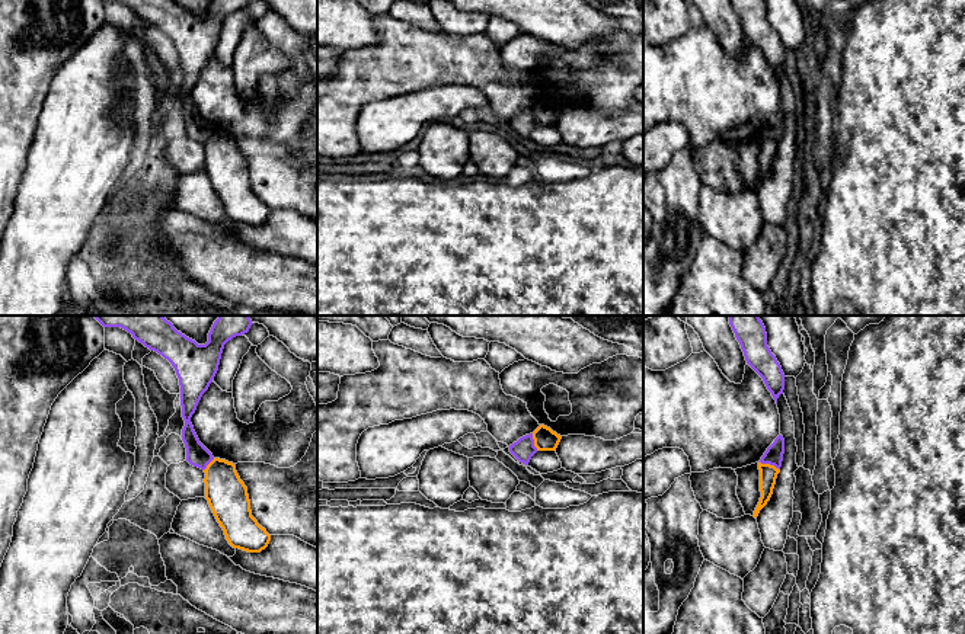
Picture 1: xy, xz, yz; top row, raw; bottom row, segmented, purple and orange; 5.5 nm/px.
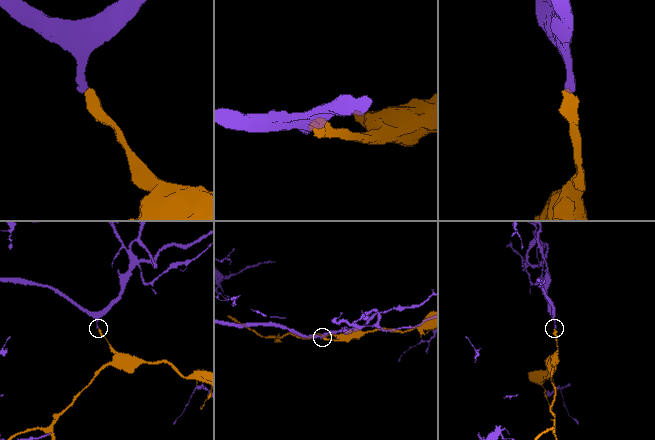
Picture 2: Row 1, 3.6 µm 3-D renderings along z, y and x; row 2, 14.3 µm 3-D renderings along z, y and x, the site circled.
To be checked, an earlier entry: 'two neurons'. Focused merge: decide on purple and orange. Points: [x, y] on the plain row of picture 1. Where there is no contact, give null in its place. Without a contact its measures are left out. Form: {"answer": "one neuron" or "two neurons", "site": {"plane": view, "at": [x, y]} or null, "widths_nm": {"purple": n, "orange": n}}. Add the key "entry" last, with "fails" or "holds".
{"answer": "two neurons", "site": {"plane": "yz", "at": [770, 138]}, "widths_nm": {"purple": 100, "orange": 100}, "entry": "holds"}

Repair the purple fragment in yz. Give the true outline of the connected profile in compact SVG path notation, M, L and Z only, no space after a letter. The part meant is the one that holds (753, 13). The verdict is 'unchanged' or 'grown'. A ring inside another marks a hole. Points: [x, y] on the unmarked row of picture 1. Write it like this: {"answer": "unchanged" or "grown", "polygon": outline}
{"answer": "unchanged", "polygon": "M731 0L741 19L747 38L763 52L776 74L785 64L785 48L776 31L767 20L764 0Z"}

